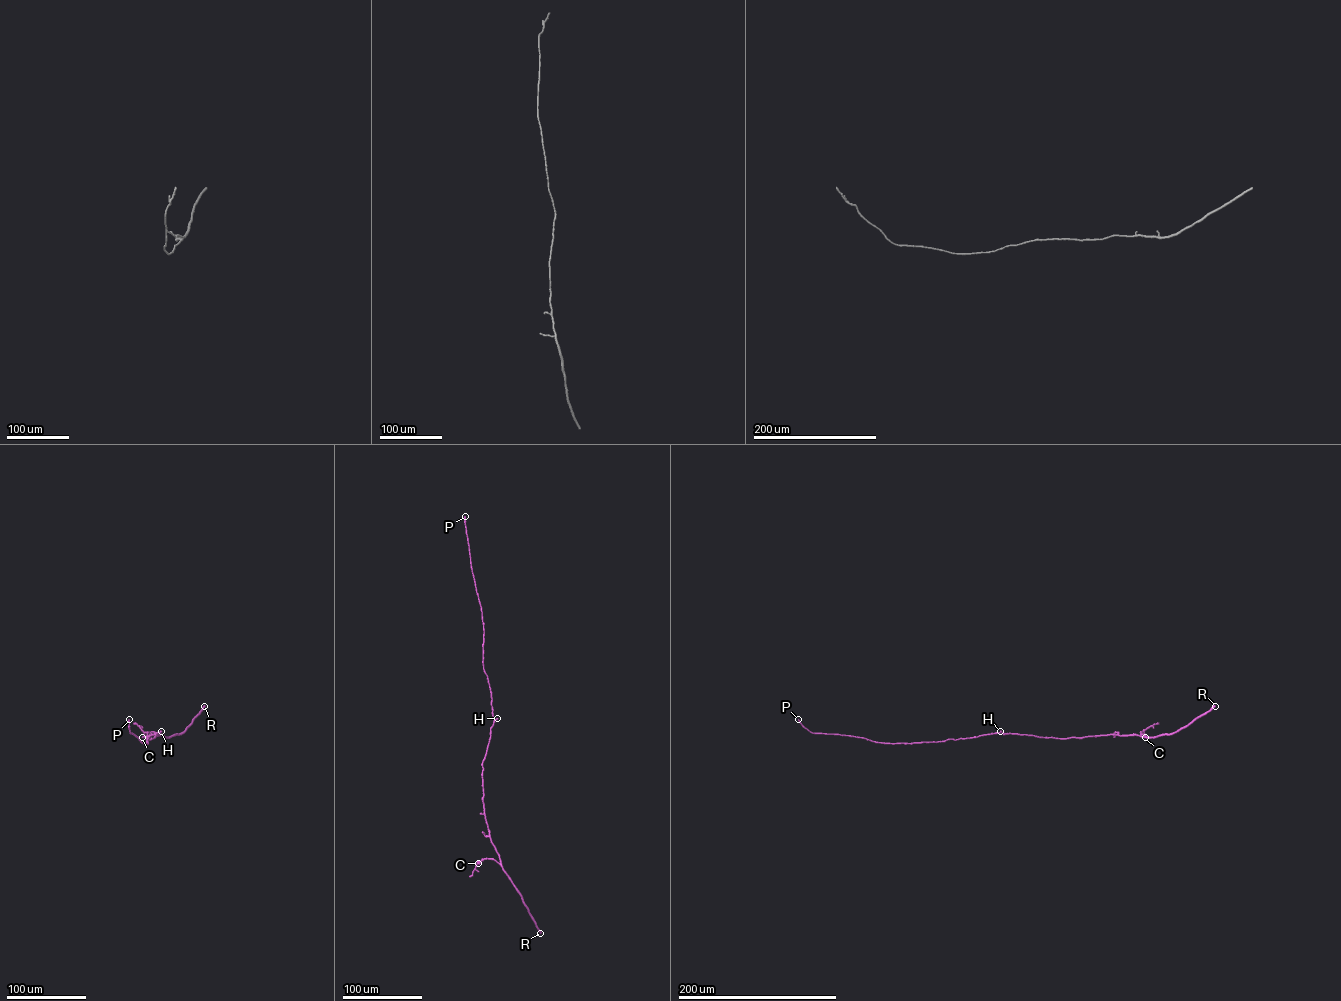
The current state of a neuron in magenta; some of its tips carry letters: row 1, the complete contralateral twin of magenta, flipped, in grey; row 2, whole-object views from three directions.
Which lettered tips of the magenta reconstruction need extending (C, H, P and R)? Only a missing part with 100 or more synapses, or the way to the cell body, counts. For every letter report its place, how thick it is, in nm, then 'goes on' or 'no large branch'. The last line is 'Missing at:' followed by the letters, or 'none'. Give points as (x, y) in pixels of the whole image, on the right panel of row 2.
C: place (1145, 737); calibre 800 nm; no large branch
H: place (1000, 731); calibre 550 nm; no large branch
P: place (798, 719); calibre 320 nm; goes on
R: place (1215, 706); calibre 320 nm; no large branch
Missing at: P

